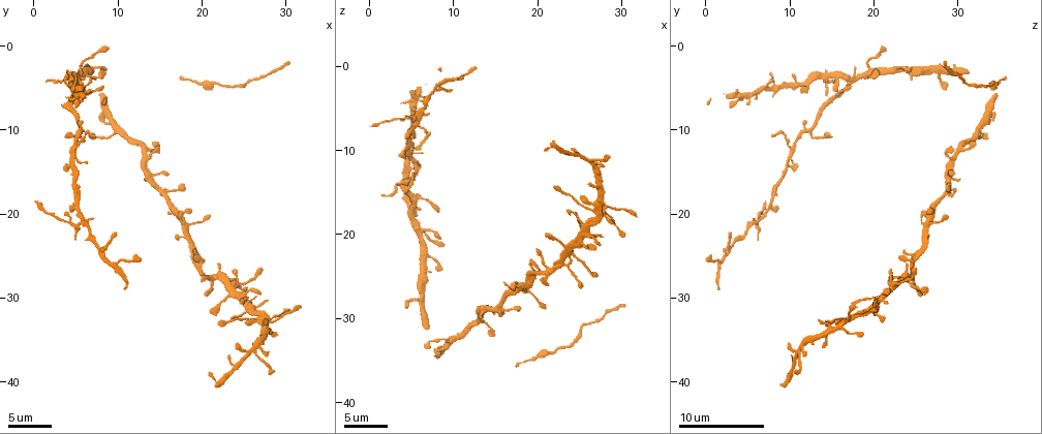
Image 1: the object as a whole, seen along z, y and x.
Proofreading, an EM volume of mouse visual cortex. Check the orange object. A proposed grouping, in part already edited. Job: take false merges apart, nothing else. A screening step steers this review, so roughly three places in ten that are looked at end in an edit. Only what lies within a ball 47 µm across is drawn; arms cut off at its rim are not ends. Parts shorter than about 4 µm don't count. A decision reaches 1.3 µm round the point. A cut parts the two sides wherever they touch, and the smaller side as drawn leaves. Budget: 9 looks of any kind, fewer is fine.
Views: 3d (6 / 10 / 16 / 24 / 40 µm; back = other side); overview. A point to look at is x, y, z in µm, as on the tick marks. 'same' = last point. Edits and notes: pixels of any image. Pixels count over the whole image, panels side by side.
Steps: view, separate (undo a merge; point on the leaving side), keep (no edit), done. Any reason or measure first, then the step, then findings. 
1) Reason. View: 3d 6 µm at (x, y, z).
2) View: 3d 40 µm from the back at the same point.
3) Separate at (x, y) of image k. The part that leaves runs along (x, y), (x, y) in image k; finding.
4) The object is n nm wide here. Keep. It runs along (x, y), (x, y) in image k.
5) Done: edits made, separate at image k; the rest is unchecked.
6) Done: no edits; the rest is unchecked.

Thin arm on a thick one. View: 3d 16 µm at (24.0, 29.0, 22.2).

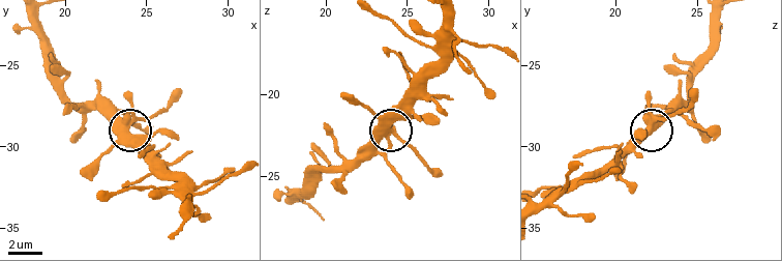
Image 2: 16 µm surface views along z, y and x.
View: 3d 6 µm at (23.8, 28.6, 22.2).

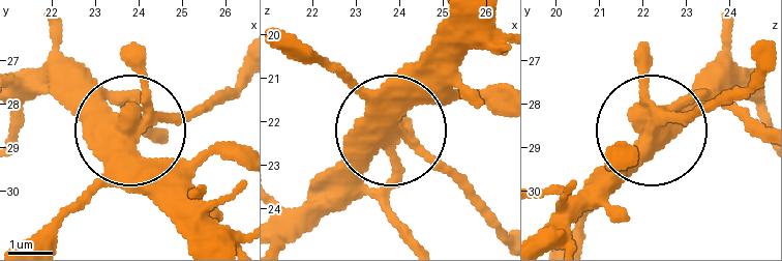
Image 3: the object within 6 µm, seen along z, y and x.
The object is 430 nm wide here. Keep. It runs along (279, 223), (313, 211), (391, 137), (465, 196) in image 3; all the same neuron.

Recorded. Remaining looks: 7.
View: 3d 16 µm at (28.2, 33.0, 16.8).

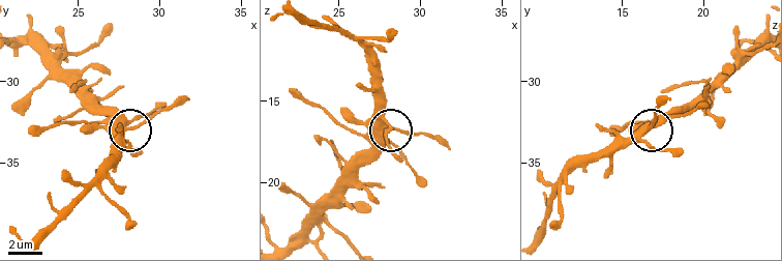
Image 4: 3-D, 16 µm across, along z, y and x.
Keep. It runs along (17, 36), (79, 95), (129, 127), (142, 125), (166, 109) in image 4; all the same neuron.

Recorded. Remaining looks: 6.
Four or more arms meet. View: 3d 16 µm at (5.6, 21.2, 5.8).

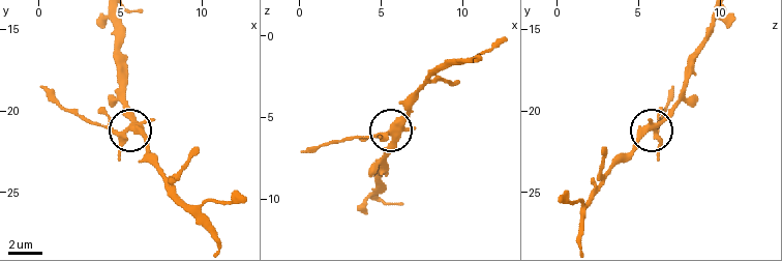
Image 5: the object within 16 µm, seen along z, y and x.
5 arms meet here. Separate at (107, 113) of image 5. The part that leaves runs along (125, 128), (85, 122), (59, 108), (40, 88) in image 5; two neurons meet here.

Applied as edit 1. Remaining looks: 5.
View: 3d 10 µm at (13.0, 12.6, 30.2).

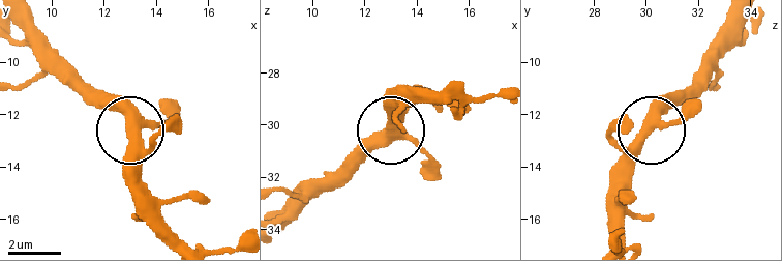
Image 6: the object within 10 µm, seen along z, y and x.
View: 3d 10 µm from the back at (13.2, 12.6, 30.0).

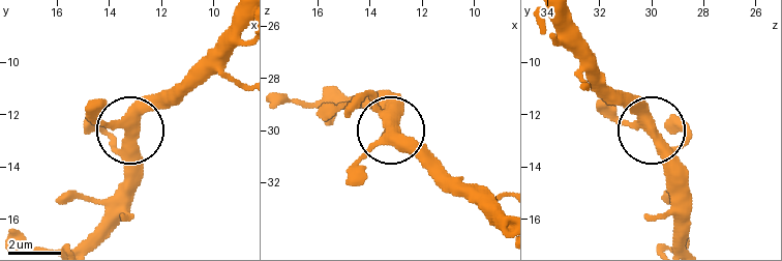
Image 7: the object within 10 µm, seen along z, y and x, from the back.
3 arms meet here. Keep. It runs along (240, 25), (129, 129), (89, 108) in image 7; one neuron here.

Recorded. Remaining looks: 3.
Done: edits made, separate at image 5; the rest is unchecked.

